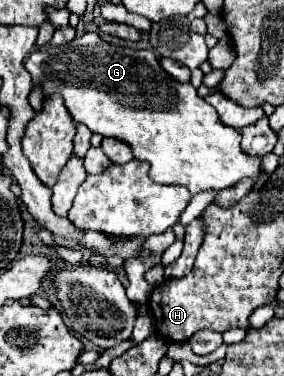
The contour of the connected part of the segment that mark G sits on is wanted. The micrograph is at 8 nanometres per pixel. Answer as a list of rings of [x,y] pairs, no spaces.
[[[84,33],[82,37],[72,39],[70,43],[64,43],[60,47],[50,47],[46,51],[34,51],[26,63],[24,63],[26,71],[32,75],[32,83],[42,83],[44,95],[50,93],[60,93],[64,97],[64,105],[70,111],[72,119],[78,123],[84,123],[92,133],[100,133],[102,137],[116,137],[124,143],[128,143],[132,147],[132,153],[136,159],[140,161],[148,161],[150,163],[150,173],[152,173],[152,181],[163,185],[183,185],[192,193],[202,193],[202,191],[222,191],[228,187],[234,187],[238,181],[246,179],[246,177],[256,177],[262,171],[262,157],[258,155],[248,155],[246,151],[242,151],[240,147],[240,131],[234,127],[228,127],[220,121],[218,113],[214,107],[210,107],[202,97],[198,97],[196,89],[192,83],[180,83],[174,77],[170,77],[158,63],[154,51],[134,51],[134,49],[126,49],[126,47],[118,47],[118,45],[110,45],[106,41],[100,39],[98,33]]]

